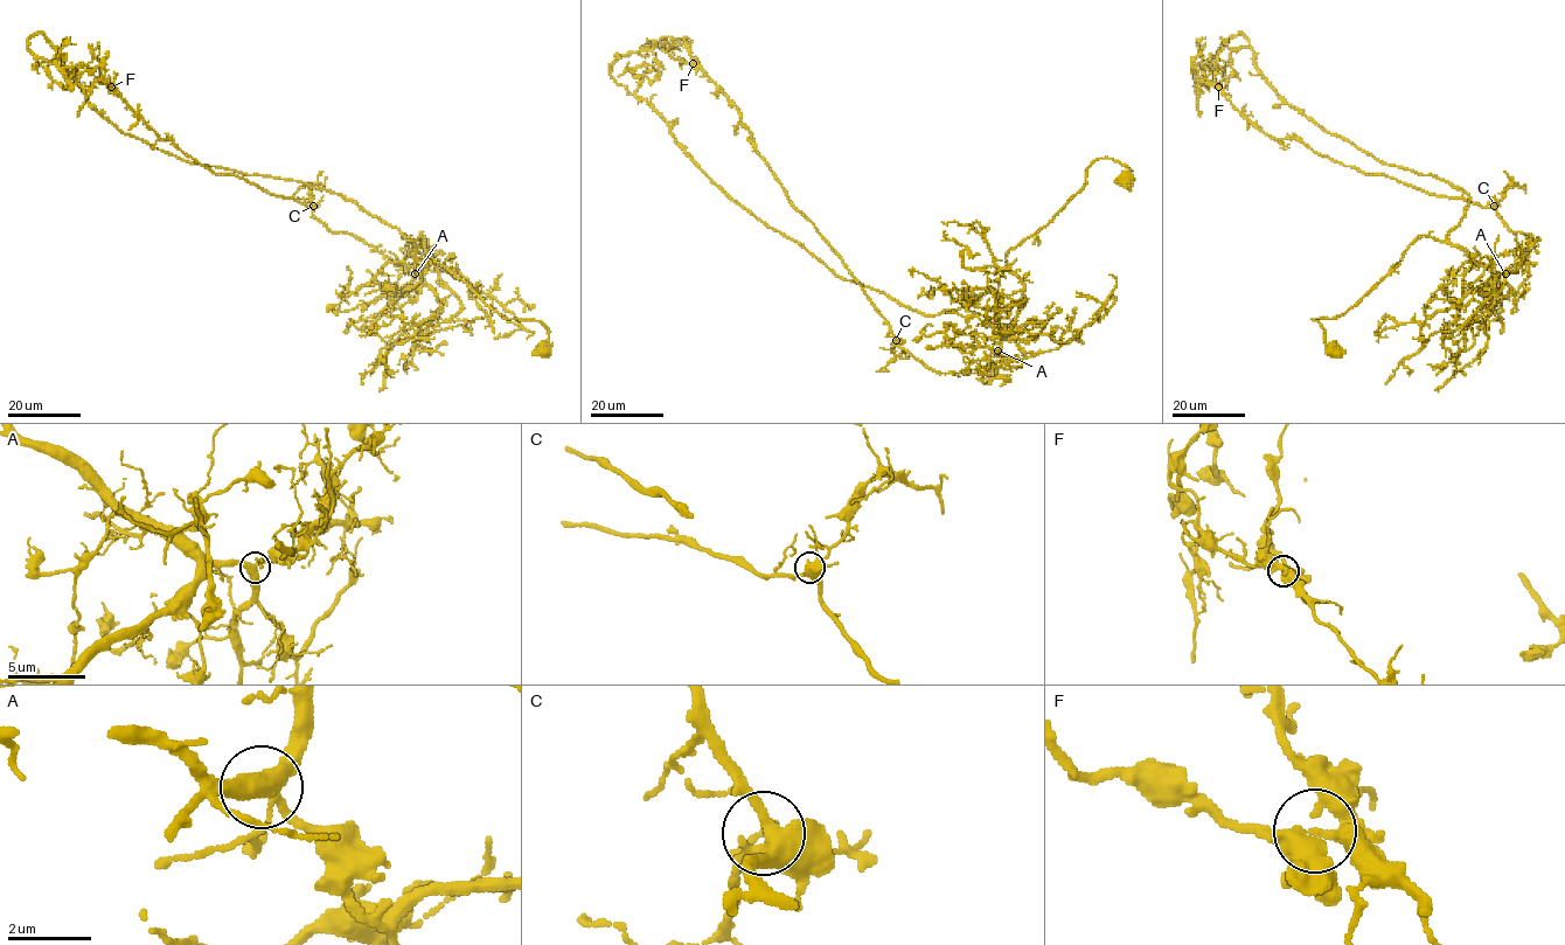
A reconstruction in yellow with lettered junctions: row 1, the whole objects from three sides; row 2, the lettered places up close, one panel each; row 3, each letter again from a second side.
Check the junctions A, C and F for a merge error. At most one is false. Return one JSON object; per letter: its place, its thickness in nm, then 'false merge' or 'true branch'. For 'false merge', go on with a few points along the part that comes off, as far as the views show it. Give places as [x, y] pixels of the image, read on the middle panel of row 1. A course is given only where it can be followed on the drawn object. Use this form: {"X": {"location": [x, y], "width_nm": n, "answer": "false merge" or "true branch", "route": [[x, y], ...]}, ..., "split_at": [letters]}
{"A": {"location": [997, 351], "width_nm": 380, "answer": "true branch"}, "C": {"location": [896, 340], "width_nm": 480, "answer": "true branch"}, "F": {"location": [693, 63], "width_nm": 400, "answer": "false merge", "route": [[693, 63], [736, 108], [787, 199], [895, 342], [926, 366], [979, 374], [1056, 349], [1104, 307], [1110, 275]]}, "split_at": ["F"]}

